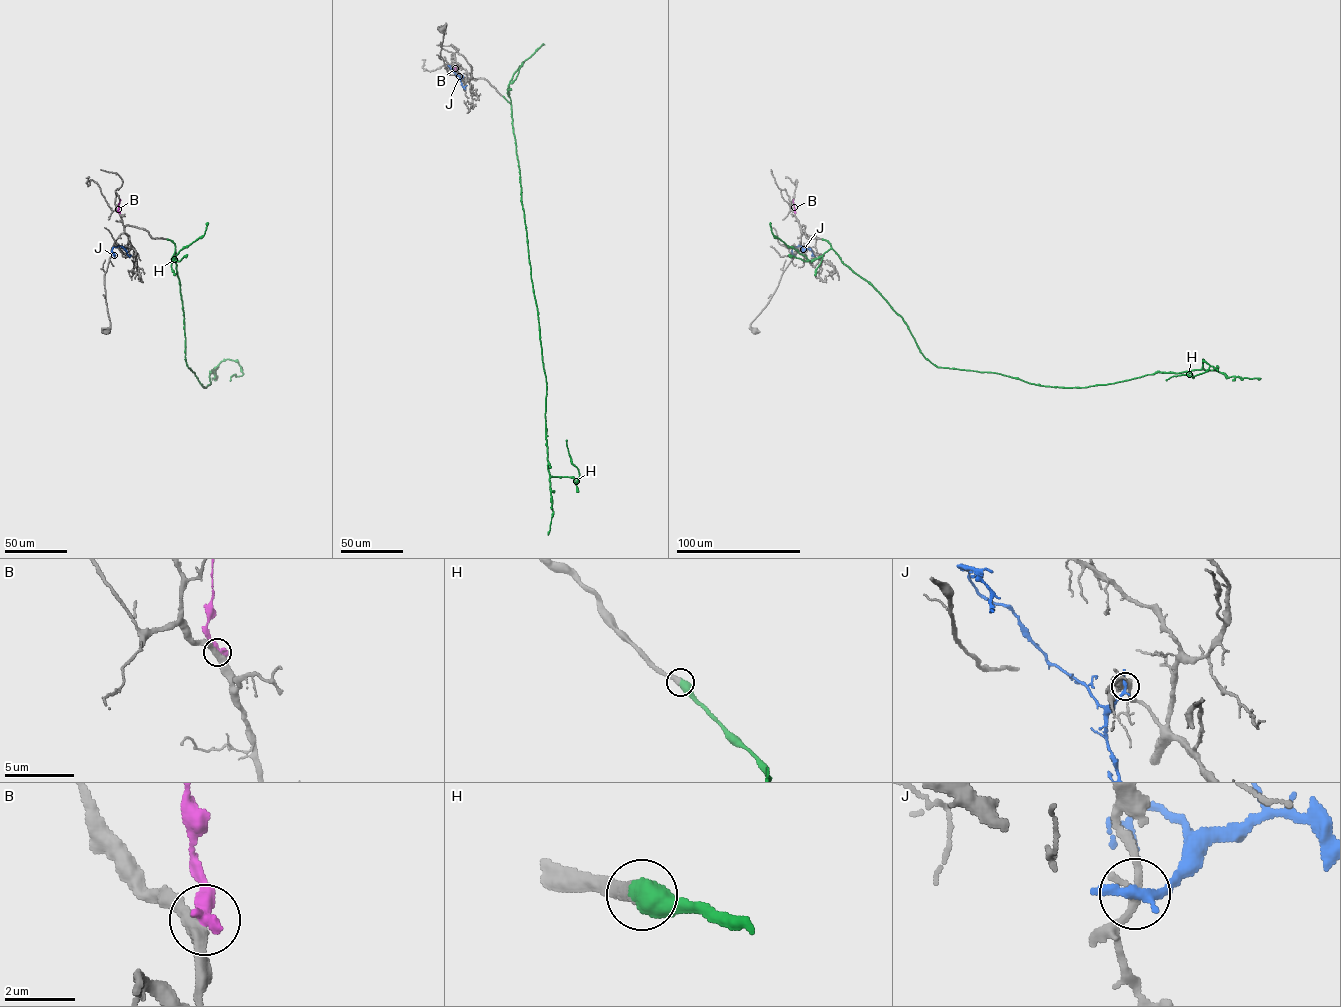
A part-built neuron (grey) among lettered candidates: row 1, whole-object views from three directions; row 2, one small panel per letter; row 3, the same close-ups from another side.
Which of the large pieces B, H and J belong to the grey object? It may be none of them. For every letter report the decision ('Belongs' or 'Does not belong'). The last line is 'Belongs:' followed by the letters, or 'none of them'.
B: Does not belong
H: Belongs
J: Does not belong
Belongs: H

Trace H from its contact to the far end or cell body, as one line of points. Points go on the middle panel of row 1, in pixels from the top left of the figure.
H: (503, 96), (511, 105), (546, 384), (548, 468), (550, 475), (572, 477), (575, 483), (579, 473), (566, 440)

